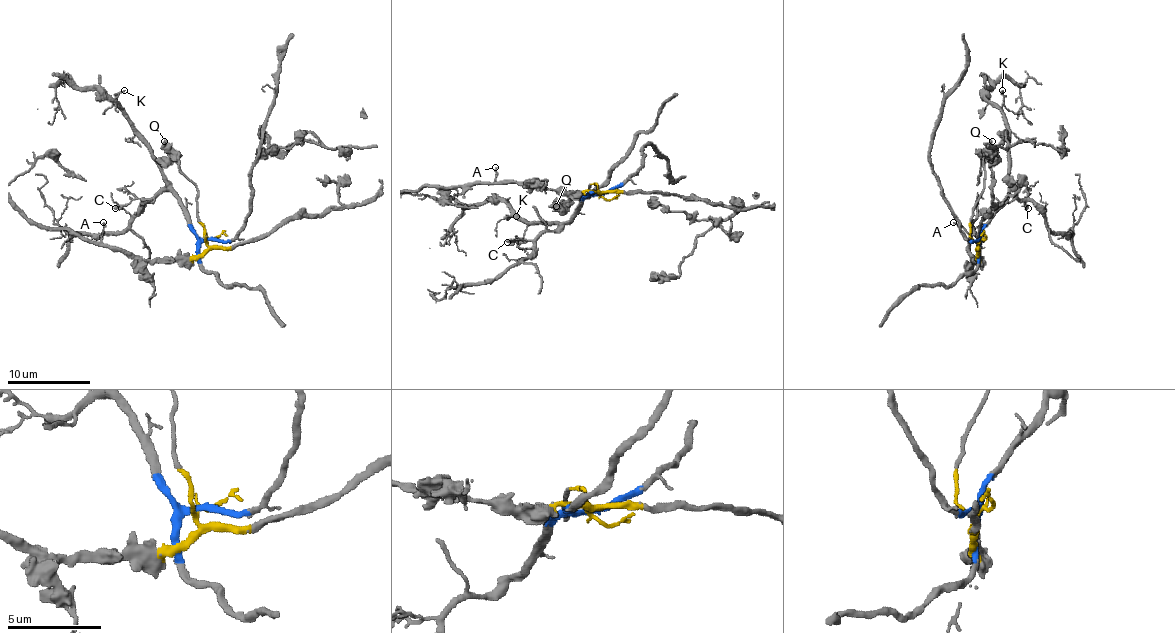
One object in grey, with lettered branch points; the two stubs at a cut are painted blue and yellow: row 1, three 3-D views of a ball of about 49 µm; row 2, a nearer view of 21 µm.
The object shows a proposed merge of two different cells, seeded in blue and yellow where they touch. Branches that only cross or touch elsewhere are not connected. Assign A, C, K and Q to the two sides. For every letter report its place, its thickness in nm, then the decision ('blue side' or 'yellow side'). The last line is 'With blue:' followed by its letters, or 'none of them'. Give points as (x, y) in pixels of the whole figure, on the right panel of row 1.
A: at (953, 222); 140 nm thick; yellow side
C: at (1028, 208); 110 nm thick; blue side
K: at (1002, 90); 150 nm thick; blue side
Q: at (992, 141); 480 nm thick; yellow side
With blue: C, K

